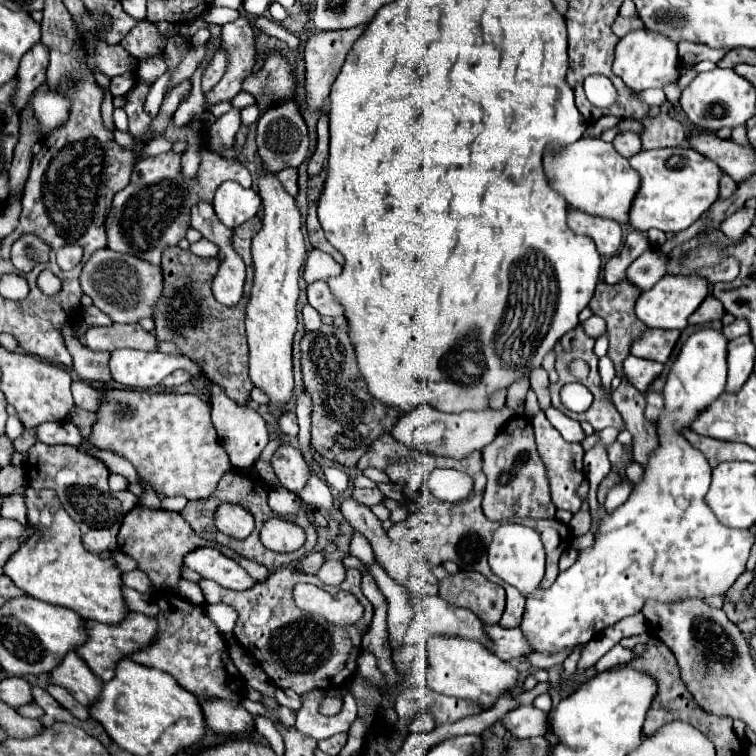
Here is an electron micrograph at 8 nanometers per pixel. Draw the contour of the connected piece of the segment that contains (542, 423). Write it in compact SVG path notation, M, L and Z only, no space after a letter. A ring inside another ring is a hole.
M538 412L536 416L532 416L532 428L536 434L536 444L538 444L538 454L546 466L546 474L548 474L548 484L550 484L550 496L552 502L556 504L556 508L564 508L570 512L578 512L580 510L580 498L576 496L576 486L582 482L584 478L584 470L582 470L582 456L584 450L580 444L570 444L566 442L558 430L548 422L544 412ZM576 456L578 456L578 466L576 466Z

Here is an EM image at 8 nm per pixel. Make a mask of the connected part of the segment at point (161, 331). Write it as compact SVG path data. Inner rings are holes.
M250 218L242 226L234 230L232 246L238 250L242 260L246 262L246 284L244 296L236 306L220 306L212 296L212 280L218 272L218 262L206 262L206 258L192 256L188 250L178 246L170 246L162 254L162 270L164 270L164 294L156 304L154 322L156 322L156 338L174 342L184 356L196 362L208 378L212 378L220 388L242 406L248 404L252 380L248 376L248 344L244 334L244 306L248 302L248 290L252 288L252 260L250 260L250 240L262 228L260 218Z

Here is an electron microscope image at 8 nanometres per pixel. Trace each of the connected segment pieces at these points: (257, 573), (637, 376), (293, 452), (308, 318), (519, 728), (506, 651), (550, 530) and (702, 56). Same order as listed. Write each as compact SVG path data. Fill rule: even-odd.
M240 556L240 566L242 566L256 582L264 582L264 580L270 576L270 572L266 570L266 566L256 564L254 560L246 560L246 558L242 558L242 556Z
M628 356L624 360L624 374L628 378L628 382L632 382L640 392L646 392L648 386L660 376L662 372L662 364L652 362L652 360L642 360L636 356Z
M290 444L280 446L274 452L270 464L284 488L288 488L290 492L296 492L296 494L304 488L304 484L308 480L308 468L306 468L304 458L298 448L294 448Z
M306 304L306 306L302 308L302 320L304 320L304 328L306 328L306 332L310 332L310 330L318 330L318 328L322 326L322 316L320 316L310 304Z
M518 706L510 710L502 722L506 730L510 730L516 738L544 736L548 732L548 714L536 706Z
M488 624L486 632L492 640L492 652L502 658L502 660L512 660L512 658L522 658L532 654L532 646L524 642L524 634L520 628L502 628L500 624Z
M544 520L540 524L528 524L542 536L542 544L546 550L546 576L542 580L542 588L552 586L558 576L558 558L564 548L570 546L570 528L556 520Z
M680 42L678 44L678 54L680 54L682 62L696 64L696 62L702 62L702 60L718 62L726 54L726 50L716 50L716 48L708 48L708 46L692 44L692 42Z

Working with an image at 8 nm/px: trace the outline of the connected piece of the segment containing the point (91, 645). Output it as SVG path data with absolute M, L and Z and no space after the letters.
M132 612L126 616L126 620L118 626L106 626L100 622L86 622L88 628L88 642L84 646L80 646L76 652L82 660L86 660L86 664L90 666L90 670L100 676L104 682L114 678L114 670L116 664L124 658L128 658L128 654L134 654L136 650L144 650L144 646L148 646L152 640L156 640L158 636L158 622L156 618L148 618L144 614Z

